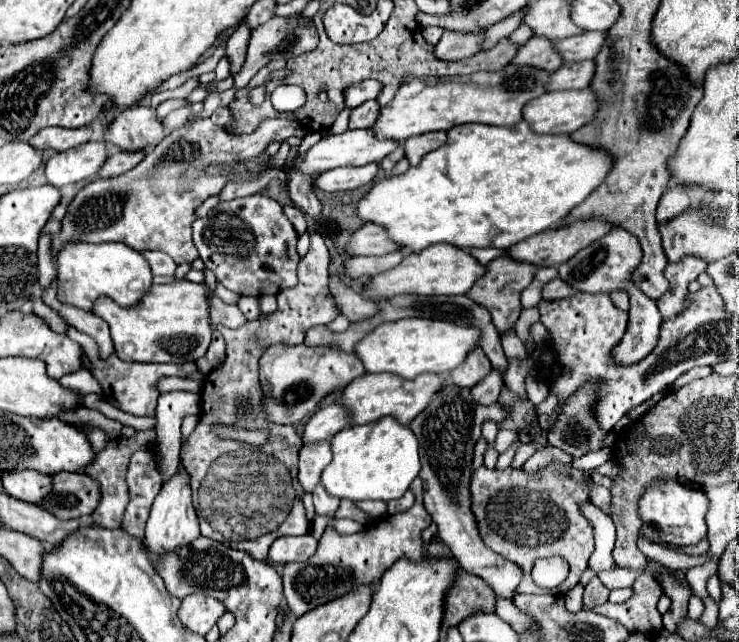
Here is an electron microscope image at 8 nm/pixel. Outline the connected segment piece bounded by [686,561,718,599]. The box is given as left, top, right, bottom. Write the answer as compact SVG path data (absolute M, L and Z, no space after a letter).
M712 561L712 563L706 563L706 565L700 565L700 567L692 567L686 571L686 581L690 583L692 587L692 593L700 599L706 599L708 597L708 591L706 591L706 579L710 577L710 573L716 571L716 563L718 561Z

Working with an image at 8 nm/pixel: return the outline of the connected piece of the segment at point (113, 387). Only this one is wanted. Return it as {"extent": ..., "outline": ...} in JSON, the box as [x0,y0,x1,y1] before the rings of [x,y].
{"extent":[68,327,197,415],"outline":[[[70,327],[68,329],[68,337],[72,341],[76,341],[84,353],[90,357],[92,361],[92,375],[98,379],[98,383],[104,389],[104,399],[108,403],[112,403],[116,409],[124,411],[124,413],[132,413],[132,415],[154,415],[156,413],[156,397],[160,395],[160,391],[156,389],[158,379],[162,377],[188,377],[190,373],[197,371],[196,363],[188,361],[180,364],[176,363],[124,363],[120,361],[116,355],[110,355],[106,361],[102,361],[98,357],[98,351],[94,349],[94,341],[90,341],[90,337],[86,337],[84,333],[78,333],[78,329]]]}

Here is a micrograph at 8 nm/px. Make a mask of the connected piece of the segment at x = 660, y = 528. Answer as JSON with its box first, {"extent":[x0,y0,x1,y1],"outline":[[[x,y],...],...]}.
{"extent":[638,479,708,547],"outline":[[[656,479],[652,487],[658,487],[658,489],[646,489],[638,501],[642,535],[654,543],[670,543],[680,547],[698,543],[708,531],[704,521],[704,515],[708,511],[708,499],[704,491],[684,485],[676,479]]]}

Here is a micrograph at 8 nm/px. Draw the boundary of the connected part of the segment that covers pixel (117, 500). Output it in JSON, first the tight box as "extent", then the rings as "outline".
{"extent":[84,431,154,529],"outline":[[[142,431],[142,435],[134,435],[134,437],[126,439],[126,445],[120,445],[120,447],[117,447],[117,439],[110,440],[106,445],[106,449],[102,453],[98,453],[94,457],[94,461],[84,467],[84,471],[96,483],[100,483],[100,493],[102,493],[98,507],[90,515],[90,519],[92,519],[94,525],[106,527],[106,529],[118,529],[118,527],[122,527],[122,515],[124,515],[124,509],[126,509],[126,505],[130,501],[130,493],[128,493],[128,485],[126,485],[126,471],[128,471],[130,457],[138,449],[146,449],[150,445],[154,445],[154,433],[152,431]]]}

